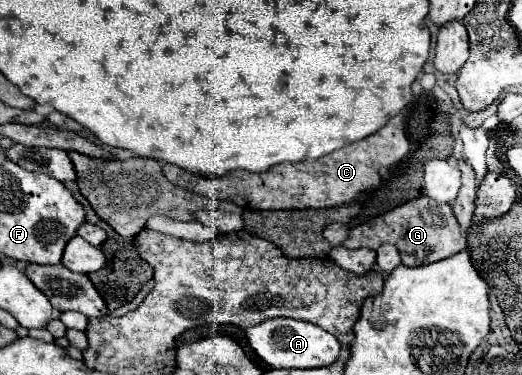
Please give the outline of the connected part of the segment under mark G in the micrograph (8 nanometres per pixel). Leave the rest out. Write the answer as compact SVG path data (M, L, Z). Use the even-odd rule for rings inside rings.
M419 196L411 202L401 204L399 208L395 208L391 212L385 212L385 214L369 220L365 224L351 228L349 240L345 240L343 246L347 246L347 248L369 246L375 250L379 244L387 244L387 242L397 246L397 250L401 254L401 262L405 266L431 264L431 262L449 258L467 246L467 238L463 236L461 226L457 224L457 220L451 212L451 206L449 204L435 204L427 196ZM379 218L383 218L381 224L377 224Z

